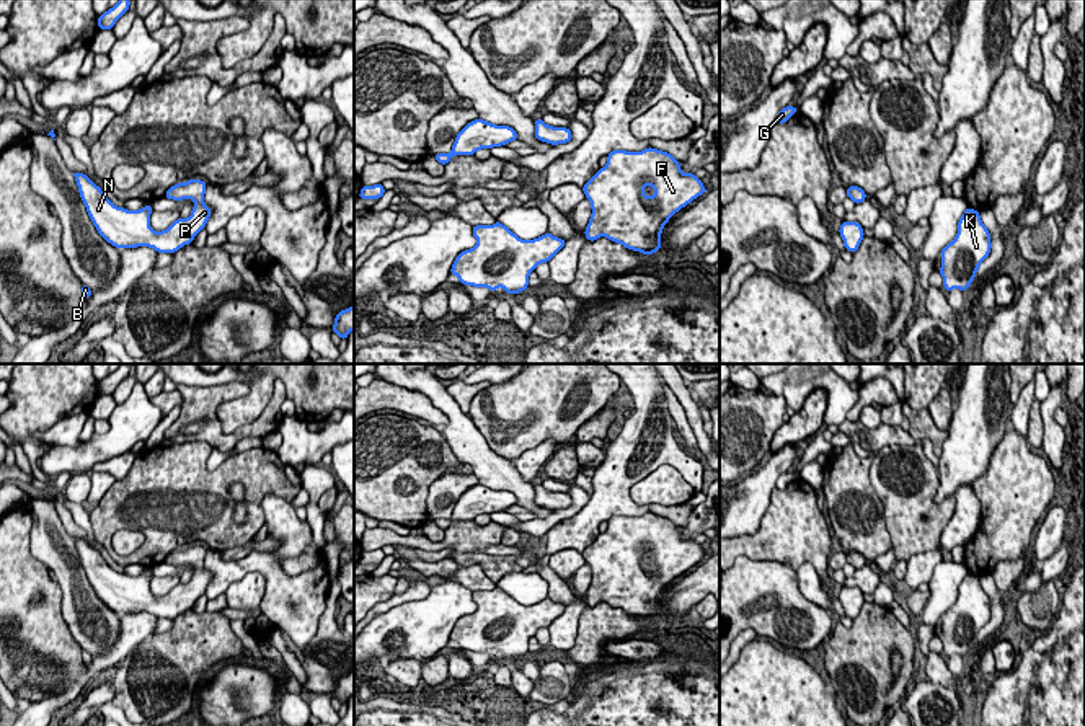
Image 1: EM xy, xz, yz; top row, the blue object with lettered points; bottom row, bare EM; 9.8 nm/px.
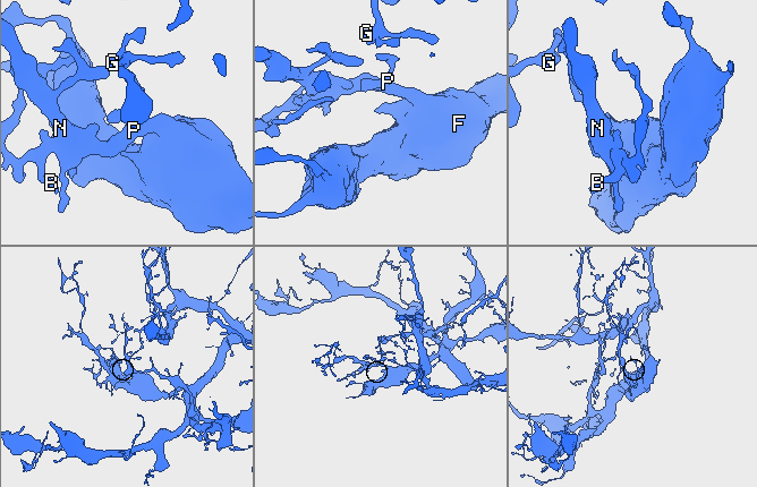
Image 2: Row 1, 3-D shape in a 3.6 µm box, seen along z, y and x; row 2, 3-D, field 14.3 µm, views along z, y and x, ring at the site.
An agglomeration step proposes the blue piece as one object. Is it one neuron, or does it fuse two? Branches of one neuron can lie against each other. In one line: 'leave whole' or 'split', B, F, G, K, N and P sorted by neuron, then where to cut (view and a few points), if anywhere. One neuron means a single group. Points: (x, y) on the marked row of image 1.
leave whole | B F G K N P | no cut

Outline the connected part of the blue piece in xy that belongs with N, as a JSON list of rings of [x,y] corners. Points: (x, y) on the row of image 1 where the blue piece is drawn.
[[[72,171],[72,175],[98,233],[117,250],[148,246],[158,253],[176,253],[184,245],[193,243],[194,237],[206,228],[212,214],[204,204],[207,184],[202,179],[178,183],[165,193],[165,197],[173,201],[193,199],[191,215],[188,219],[179,217],[166,230],[155,232],[150,227],[150,214],[153,210],[150,204],[140,210],[117,207],[86,175],[78,171]]]

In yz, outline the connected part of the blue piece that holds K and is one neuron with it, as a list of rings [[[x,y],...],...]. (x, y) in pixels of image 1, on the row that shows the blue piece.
[[[968,207],[958,222],[958,233],[941,251],[940,274],[943,287],[966,290],[976,277],[981,263],[990,255],[990,233],[979,210]]]

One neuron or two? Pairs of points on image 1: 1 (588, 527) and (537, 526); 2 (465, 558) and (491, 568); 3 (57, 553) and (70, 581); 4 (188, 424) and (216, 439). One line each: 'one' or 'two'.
1: two
2: one
3: one
4: one

